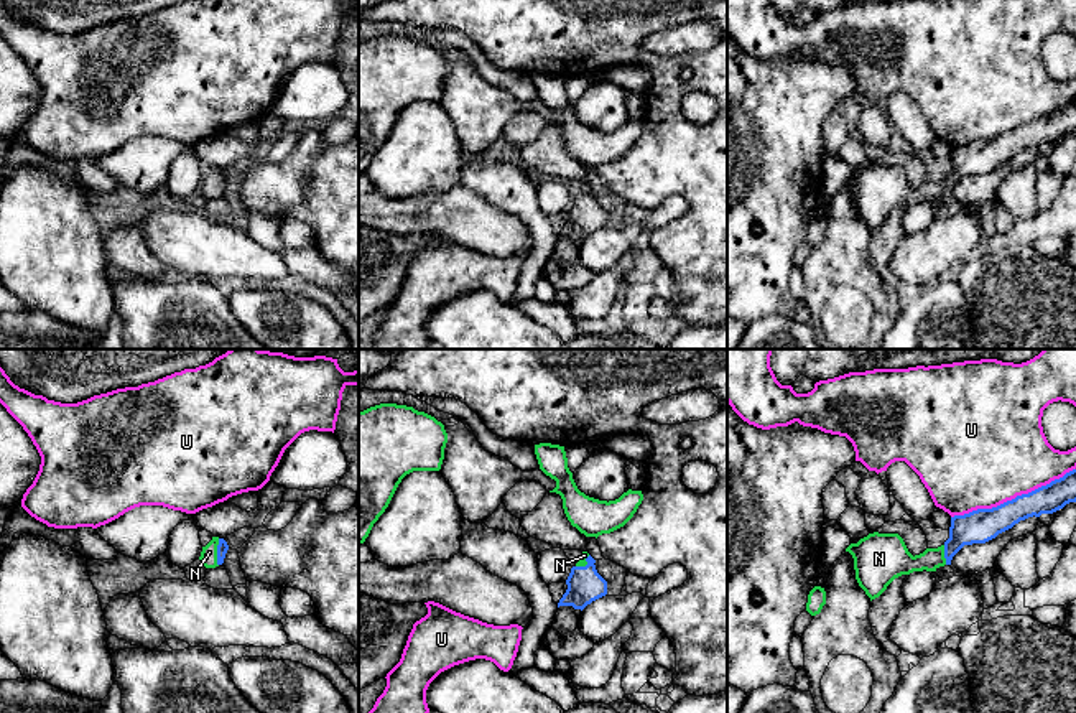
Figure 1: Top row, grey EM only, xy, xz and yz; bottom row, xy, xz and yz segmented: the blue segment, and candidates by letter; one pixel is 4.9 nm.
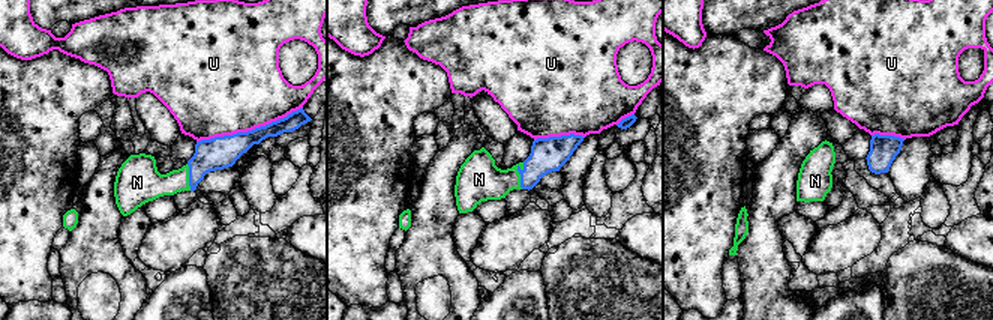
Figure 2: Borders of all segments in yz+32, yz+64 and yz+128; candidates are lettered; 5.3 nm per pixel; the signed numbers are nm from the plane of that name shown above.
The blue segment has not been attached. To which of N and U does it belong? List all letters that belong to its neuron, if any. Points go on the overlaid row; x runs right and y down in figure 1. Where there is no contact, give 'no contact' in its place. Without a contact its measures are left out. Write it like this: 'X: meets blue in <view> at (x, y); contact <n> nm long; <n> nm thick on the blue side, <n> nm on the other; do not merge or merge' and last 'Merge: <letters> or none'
N: meets blue in xy at (217, 552); contact 140 nm long; 60 nm thick on the blue side, 80 nm on the other; merge
U: meets blue in yz at (1012, 499); contact 650 nm long; 160 nm thick on the blue side, 480 nm on the other; do not merge
Merge: N

